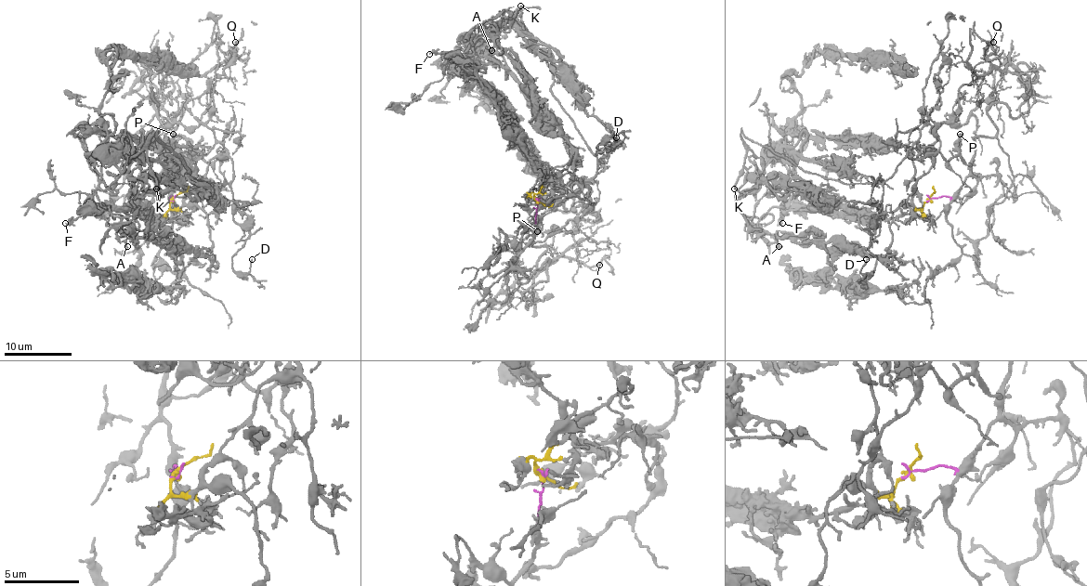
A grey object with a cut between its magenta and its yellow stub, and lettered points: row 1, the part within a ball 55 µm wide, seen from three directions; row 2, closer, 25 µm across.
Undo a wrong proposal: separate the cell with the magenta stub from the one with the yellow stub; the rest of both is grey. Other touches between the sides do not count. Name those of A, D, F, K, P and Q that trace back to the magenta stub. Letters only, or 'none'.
P, Q

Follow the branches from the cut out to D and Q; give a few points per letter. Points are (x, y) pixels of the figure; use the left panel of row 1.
D: (173, 200), (173, 210), (208, 162), (227, 156), (233, 220), (249, 233), (232, 266), (247, 274), (252, 258)
Q: (173, 200), (166, 157), (183, 137), (173, 137), (183, 102), (173, 117), (158, 111), (169, 71), (235, 41)

